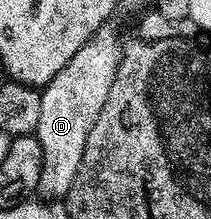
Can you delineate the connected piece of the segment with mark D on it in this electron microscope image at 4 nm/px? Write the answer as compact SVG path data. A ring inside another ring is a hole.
M106 23L69 59L64 69L42 88L40 120L34 136L42 149L41 180L38 196L47 201L61 201L72 188L84 156L85 141L97 113L104 107L113 77L123 58L122 38Z

